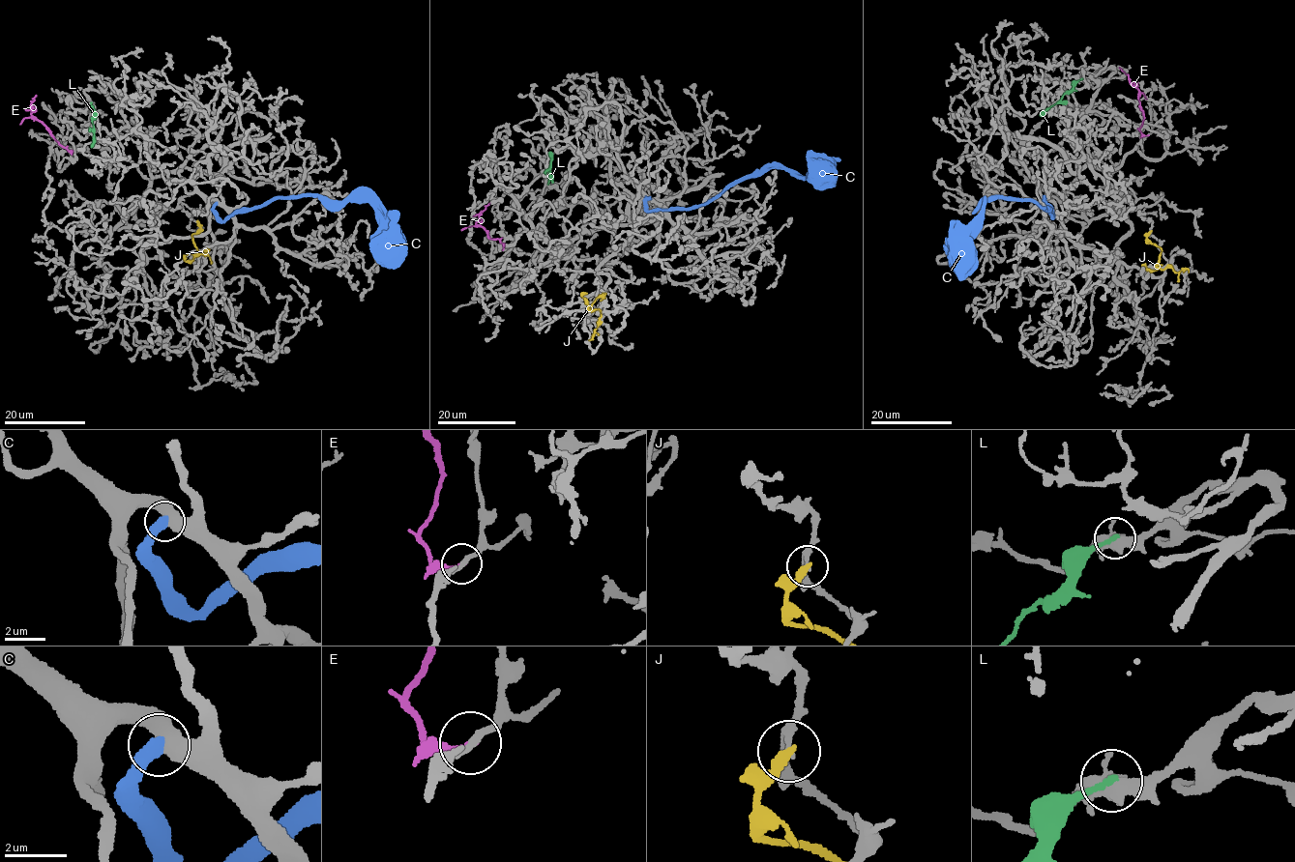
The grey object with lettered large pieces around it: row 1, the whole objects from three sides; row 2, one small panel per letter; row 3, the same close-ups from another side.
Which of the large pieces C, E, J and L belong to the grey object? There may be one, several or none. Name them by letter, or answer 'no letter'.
no letter

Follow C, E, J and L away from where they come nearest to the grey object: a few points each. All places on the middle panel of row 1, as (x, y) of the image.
C: (650, 199), (645, 205), (648, 211), (691, 209), (771, 168), (810, 180), (823, 177)
E: (502, 249), (498, 239), (489, 238), (486, 230), (476, 222), (489, 203)
J: (601, 298), (603, 295), (597, 298), (590, 310), (600, 310), (600, 320), (588, 340)
L: (548, 184), (549, 152)

